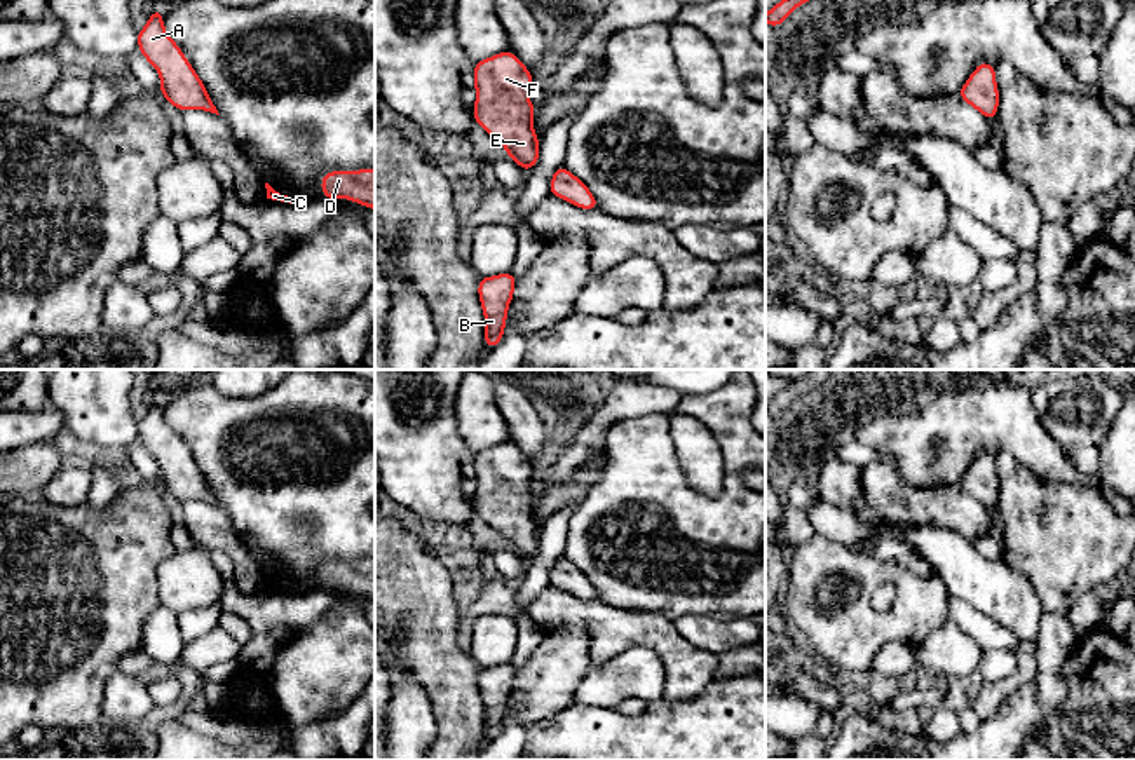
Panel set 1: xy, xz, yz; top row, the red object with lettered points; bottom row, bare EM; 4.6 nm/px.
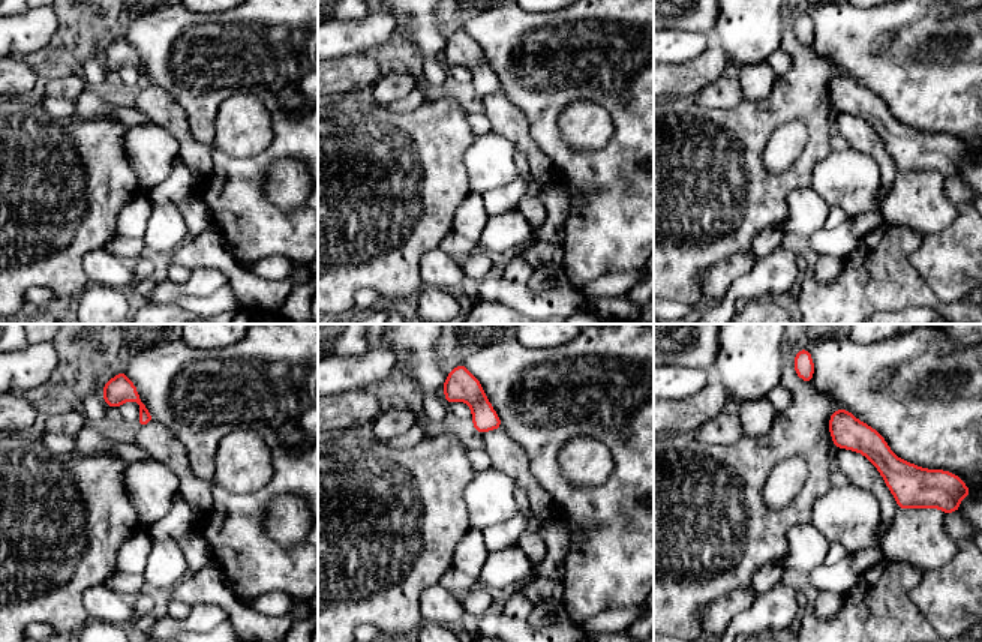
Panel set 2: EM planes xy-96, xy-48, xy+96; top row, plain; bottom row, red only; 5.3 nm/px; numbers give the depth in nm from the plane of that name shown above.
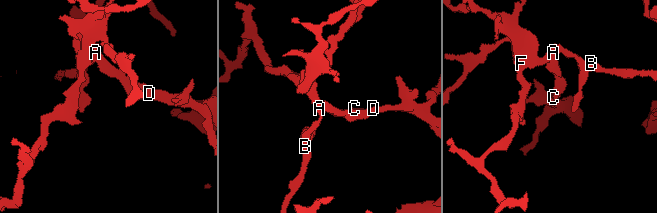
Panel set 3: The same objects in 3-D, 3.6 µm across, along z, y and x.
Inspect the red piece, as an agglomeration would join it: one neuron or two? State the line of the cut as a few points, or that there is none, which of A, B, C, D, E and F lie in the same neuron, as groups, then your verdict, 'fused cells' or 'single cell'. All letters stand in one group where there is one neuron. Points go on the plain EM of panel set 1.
no cut; A B C D E F; single cell

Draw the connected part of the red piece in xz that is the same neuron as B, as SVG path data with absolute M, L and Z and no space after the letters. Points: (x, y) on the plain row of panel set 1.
M511 662L479 669L478 685L485 704L485 734L492 741L504 727L507 697L511 696L514 678L516 668Z

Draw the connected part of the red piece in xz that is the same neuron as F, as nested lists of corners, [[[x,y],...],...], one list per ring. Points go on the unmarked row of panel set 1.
[[[509,439],[474,453],[474,512],[499,530],[504,542],[525,561],[539,551],[539,526],[528,490],[534,467]]]

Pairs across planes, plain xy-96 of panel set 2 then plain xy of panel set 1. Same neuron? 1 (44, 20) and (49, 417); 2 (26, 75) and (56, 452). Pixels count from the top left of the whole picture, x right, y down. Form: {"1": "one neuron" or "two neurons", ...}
{"1": "one neuron", "2": "one neuron"}

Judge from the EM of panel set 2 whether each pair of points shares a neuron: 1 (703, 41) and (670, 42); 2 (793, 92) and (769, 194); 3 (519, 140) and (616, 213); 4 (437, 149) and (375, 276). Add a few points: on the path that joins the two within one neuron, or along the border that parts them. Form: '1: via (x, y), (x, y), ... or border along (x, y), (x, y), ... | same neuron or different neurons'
1: via (696, 42), (678, 42) | same neuron
2: via (768, 117), (753, 132), (753, 168) | same neuron
3: border along (532, 135), (549, 158), (552, 174) | different neurons
4: via (429, 185), (429, 215), (408, 243), (407, 255) | same neuron

